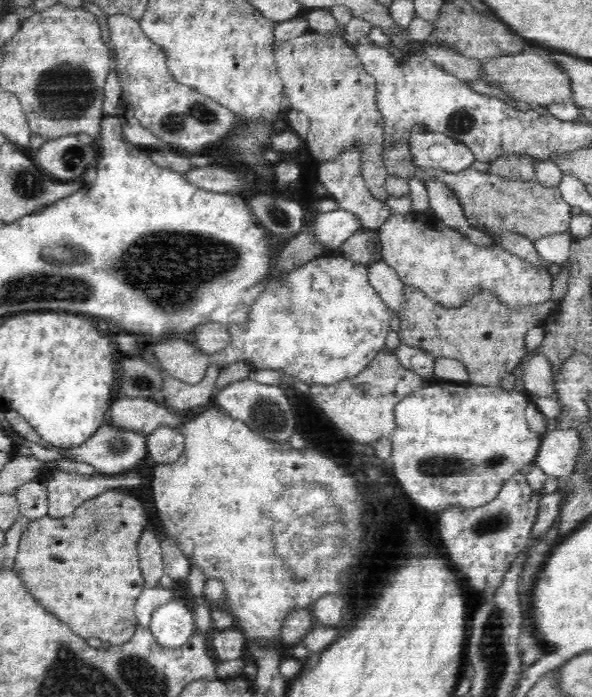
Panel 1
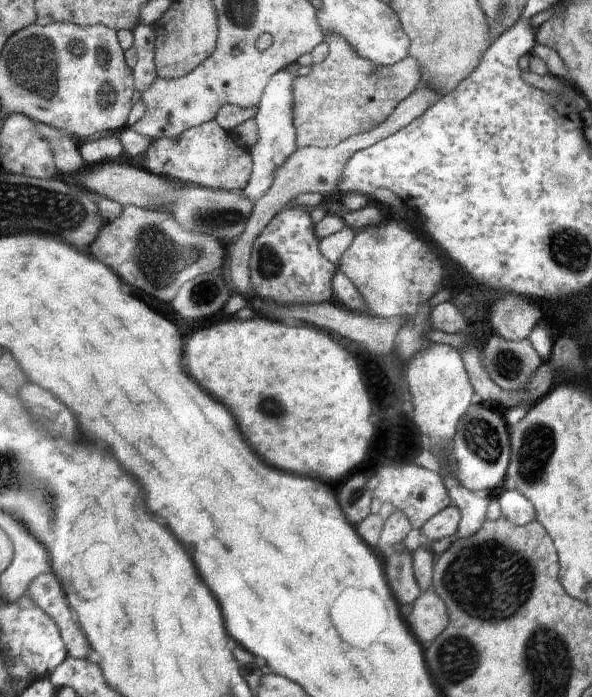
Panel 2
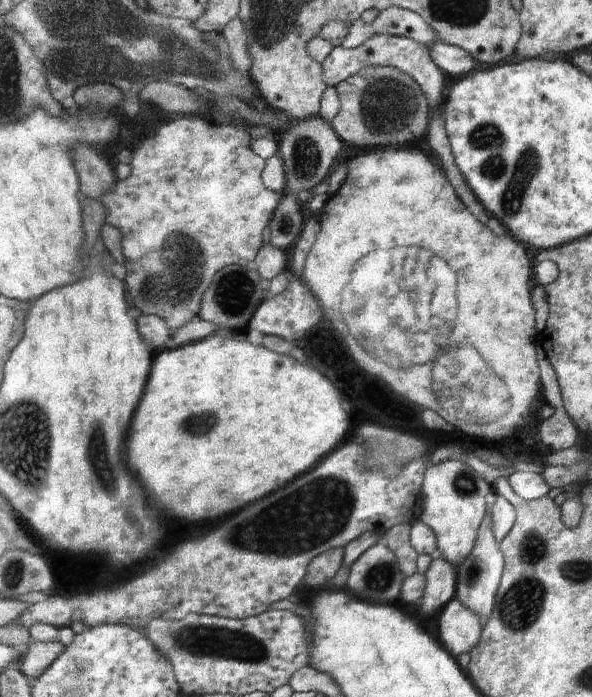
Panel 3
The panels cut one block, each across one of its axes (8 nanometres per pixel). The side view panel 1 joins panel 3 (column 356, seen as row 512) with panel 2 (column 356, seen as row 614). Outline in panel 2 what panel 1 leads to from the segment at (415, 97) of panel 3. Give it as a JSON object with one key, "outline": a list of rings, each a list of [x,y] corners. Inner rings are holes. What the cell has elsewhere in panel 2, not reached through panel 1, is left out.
{"outline":[[[329,33],[325,35],[329,54],[319,64],[312,64],[312,71],[305,77],[293,80],[292,116],[296,146],[336,147],[344,139],[360,135],[385,122],[398,103],[418,89],[421,66],[408,57],[393,65],[377,65],[363,59],[347,40]]]}

